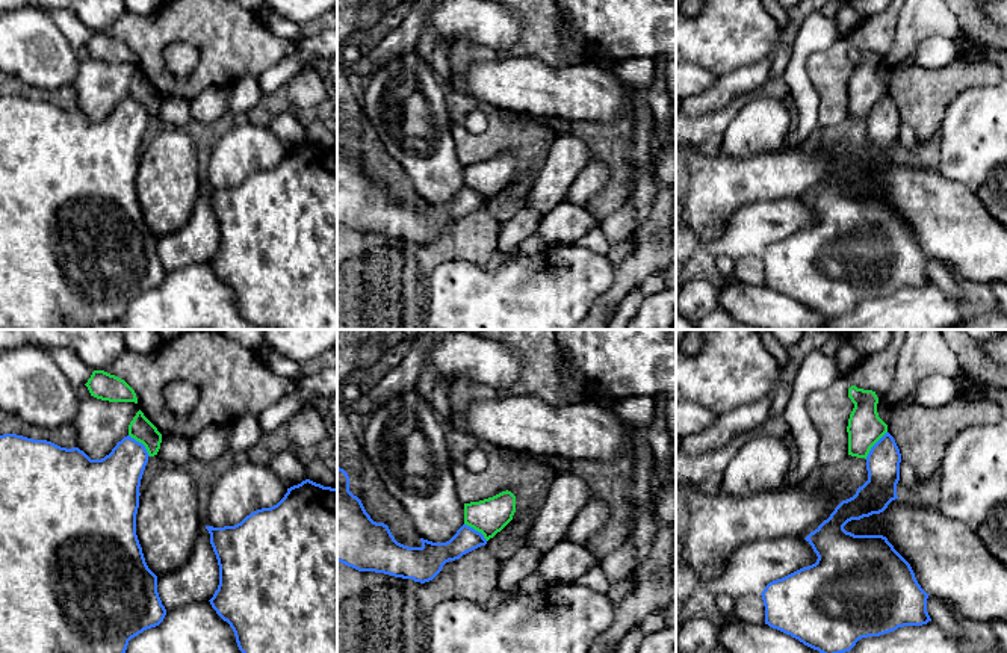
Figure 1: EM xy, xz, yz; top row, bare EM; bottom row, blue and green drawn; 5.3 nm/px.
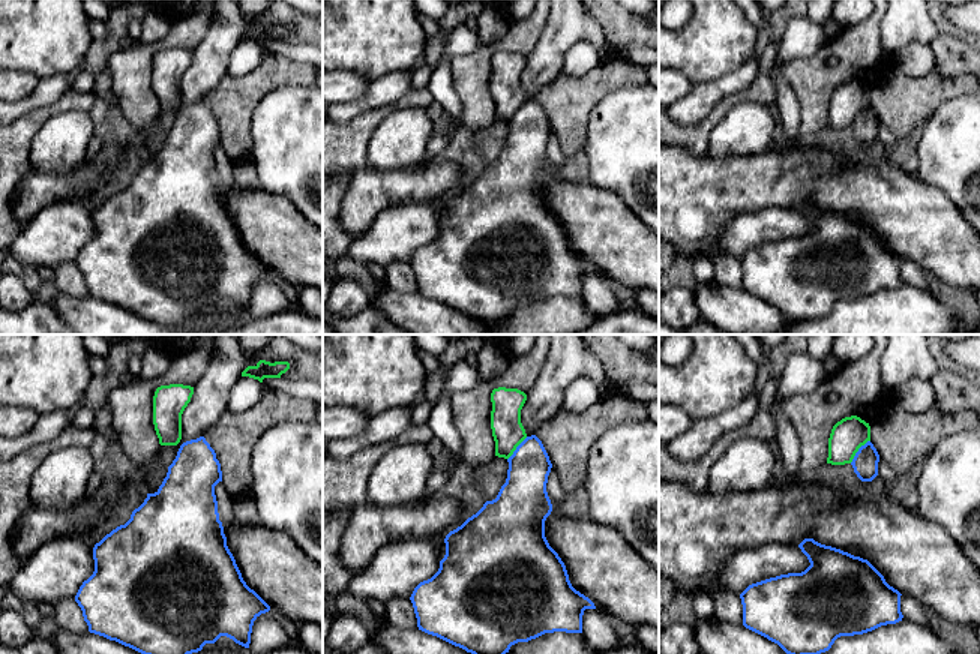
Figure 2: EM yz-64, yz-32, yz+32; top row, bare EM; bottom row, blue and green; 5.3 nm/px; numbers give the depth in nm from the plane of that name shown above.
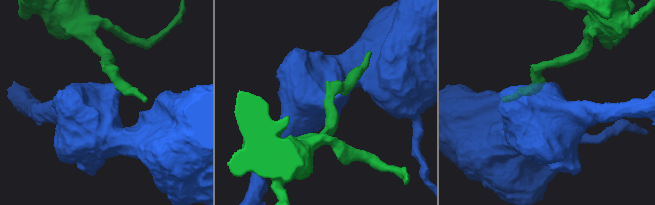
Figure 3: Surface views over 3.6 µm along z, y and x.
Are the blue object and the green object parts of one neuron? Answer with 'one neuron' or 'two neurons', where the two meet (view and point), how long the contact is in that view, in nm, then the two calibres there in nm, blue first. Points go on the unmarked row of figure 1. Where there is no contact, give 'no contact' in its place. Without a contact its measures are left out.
two neurons | yz (874, 106) | 190 nm | 180/190 nm

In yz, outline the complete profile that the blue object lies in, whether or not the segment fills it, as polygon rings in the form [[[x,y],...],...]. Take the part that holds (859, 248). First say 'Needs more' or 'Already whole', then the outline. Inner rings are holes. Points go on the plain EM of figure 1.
Already whole. [[[886,94],[866,118],[868,142],[804,200],[816,215],[816,224],[770,243],[762,252],[765,286],[826,317],[833,317],[850,313],[862,299],[931,283],[927,274],[930,255],[921,249],[910,225],[888,200],[854,197],[844,190],[851,181],[883,174],[892,162],[898,160],[900,124],[900,110],[894,98]]]

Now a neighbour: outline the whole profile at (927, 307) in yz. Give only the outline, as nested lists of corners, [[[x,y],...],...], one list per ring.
[[[933,281],[894,293],[862,299],[845,314],[826,317],[824,330],[951,330],[965,317],[965,304],[950,299]]]

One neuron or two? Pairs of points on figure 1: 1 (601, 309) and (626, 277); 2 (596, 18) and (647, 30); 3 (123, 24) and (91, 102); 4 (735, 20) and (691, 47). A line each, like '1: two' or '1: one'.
1: one
2: one
3: two
4: one

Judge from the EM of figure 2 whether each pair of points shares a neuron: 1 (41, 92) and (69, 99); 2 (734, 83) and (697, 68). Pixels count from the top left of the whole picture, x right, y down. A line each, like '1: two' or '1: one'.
1: two
2: two

